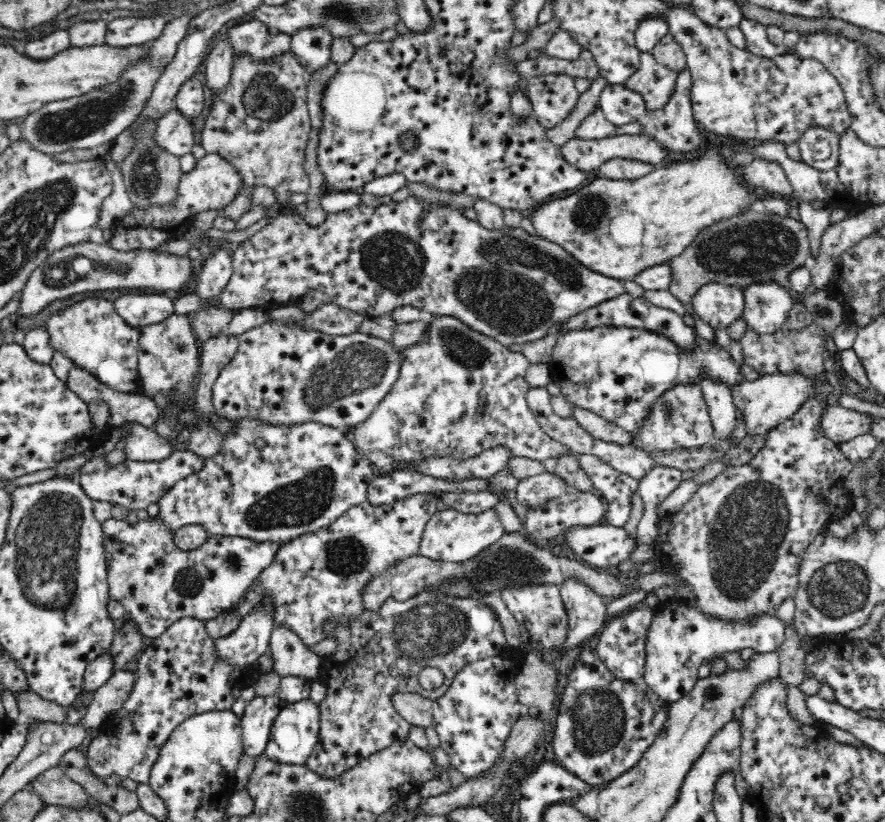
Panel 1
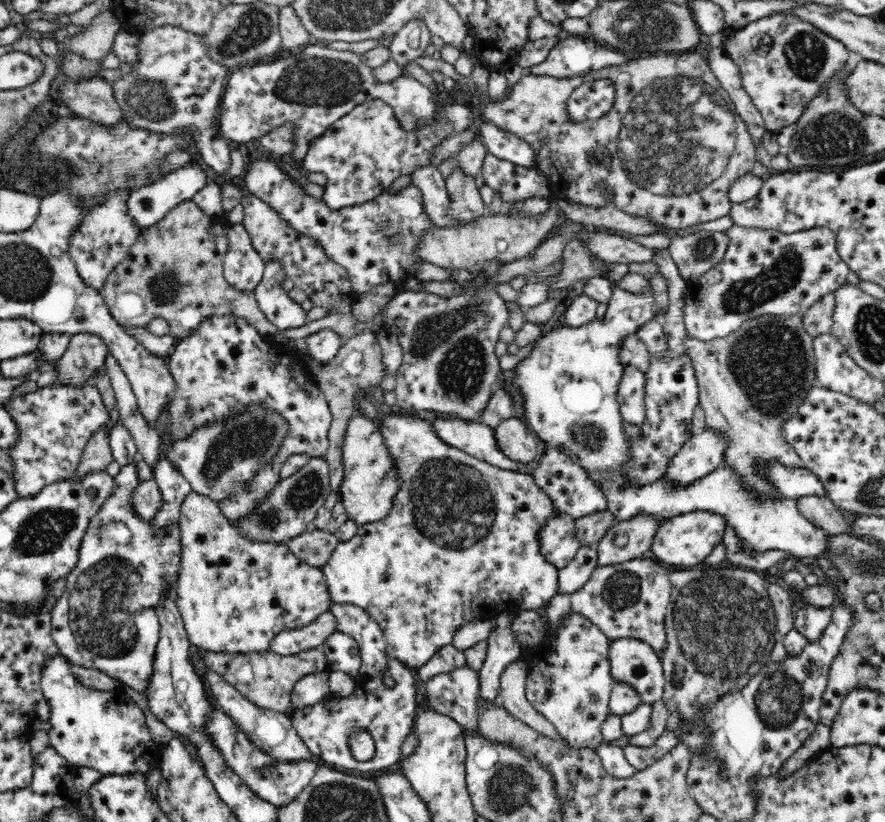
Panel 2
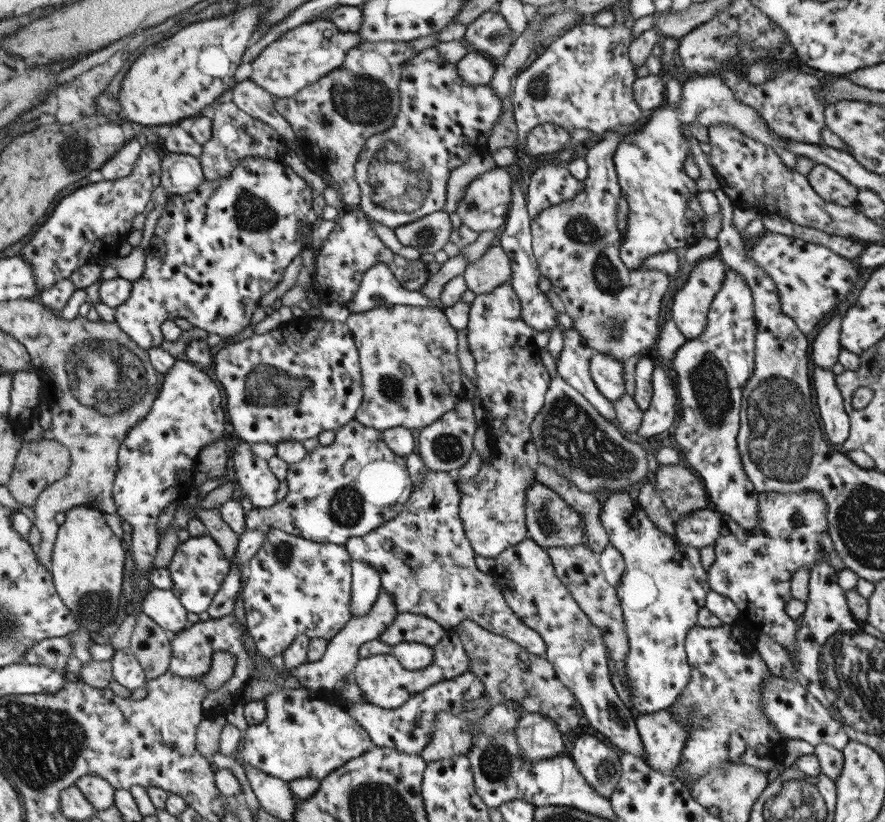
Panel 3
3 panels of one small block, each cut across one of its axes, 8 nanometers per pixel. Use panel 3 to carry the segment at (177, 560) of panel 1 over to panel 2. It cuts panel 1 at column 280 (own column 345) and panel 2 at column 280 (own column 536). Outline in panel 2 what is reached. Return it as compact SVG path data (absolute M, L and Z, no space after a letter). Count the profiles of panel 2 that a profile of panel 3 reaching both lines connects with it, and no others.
M330 611L321 615L312 624L296 632L284 632L276 636L270 651L282 656L294 656L310 649L320 648L328 637L338 631L336 617Z

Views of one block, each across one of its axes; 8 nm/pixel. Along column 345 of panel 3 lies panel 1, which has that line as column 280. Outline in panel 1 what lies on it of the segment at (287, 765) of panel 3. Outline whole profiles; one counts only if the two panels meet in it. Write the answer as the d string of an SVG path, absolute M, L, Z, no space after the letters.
M312 699L300 700L290 704L284 703L280 714L276 717L270 732L270 742L264 755L271 760L288 764L305 765L308 757L318 742L320 732L320 711L318 703Z

